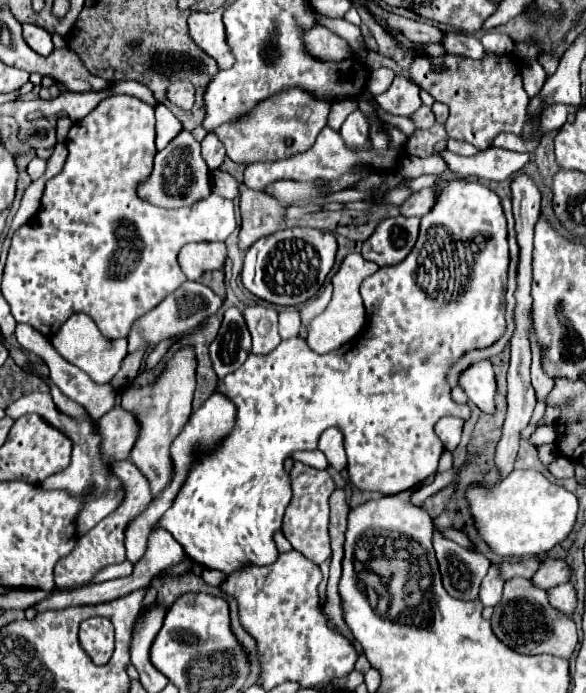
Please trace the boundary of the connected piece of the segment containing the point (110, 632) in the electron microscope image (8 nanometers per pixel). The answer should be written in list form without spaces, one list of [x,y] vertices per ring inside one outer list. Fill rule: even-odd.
[[[91,617],[80,623],[80,645],[96,665],[110,661],[114,651],[114,629],[107,618]]]

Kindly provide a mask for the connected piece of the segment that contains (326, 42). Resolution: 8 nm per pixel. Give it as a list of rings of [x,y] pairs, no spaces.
[[[326,27],[310,29],[304,35],[304,43],[306,43],[306,49],[310,51],[310,55],[316,59],[342,61],[348,55],[352,55],[352,49],[348,47],[348,43]]]

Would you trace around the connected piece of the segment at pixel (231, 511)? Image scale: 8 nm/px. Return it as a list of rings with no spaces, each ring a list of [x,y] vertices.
[[[456,179],[456,181],[436,181],[434,183],[436,189],[436,201],[434,207],[422,217],[420,221],[420,235],[418,241],[414,245],[414,249],[408,253],[408,257],[404,261],[400,261],[398,265],[392,267],[380,267],[376,271],[376,275],[368,277],[362,287],[362,299],[364,299],[364,307],[366,307],[366,327],[364,333],[360,333],[354,343],[346,343],[330,353],[318,355],[310,349],[306,349],[306,345],[302,345],[302,337],[292,337],[282,341],[274,351],[270,351],[268,355],[254,355],[250,353],[246,363],[230,373],[228,377],[218,381],[218,391],[224,393],[238,409],[236,413],[236,427],[234,431],[224,439],[222,447],[214,453],[210,453],[208,457],[204,457],[202,463],[198,463],[188,481],[184,483],[184,487],[180,489],[176,501],[172,503],[172,507],[168,509],[168,513],[164,513],[164,517],[156,523],[156,527],[164,527],[168,529],[176,541],[184,547],[186,555],[194,561],[200,563],[208,569],[218,569],[222,573],[232,573],[234,569],[252,563],[252,565],[270,565],[276,561],[278,557],[278,549],[276,543],[272,539],[272,535],[282,527],[282,519],[284,519],[284,511],[288,507],[288,503],[292,501],[292,487],[288,483],[288,475],[284,473],[284,459],[292,457],[294,451],[312,451],[318,445],[318,437],[322,435],[324,429],[328,427],[336,427],[342,431],[344,435],[344,449],[346,449],[346,457],[348,457],[348,477],[350,483],[354,487],[358,487],[360,491],[378,491],[382,495],[396,495],[402,493],[406,489],[412,489],[416,485],[420,485],[428,475],[432,475],[438,467],[438,459],[442,453],[442,441],[438,439],[438,435],[434,433],[434,425],[440,417],[444,415],[456,415],[462,419],[468,419],[470,415],[470,407],[468,405],[458,405],[450,399],[450,387],[444,379],[446,369],[450,367],[450,363],[454,359],[458,359],[462,353],[466,353],[468,349],[484,349],[490,347],[494,341],[498,341],[504,333],[504,291],[506,291],[506,271],[508,271],[508,241],[506,241],[506,217],[500,205],[500,197],[488,189],[482,183],[474,183],[468,179]]]

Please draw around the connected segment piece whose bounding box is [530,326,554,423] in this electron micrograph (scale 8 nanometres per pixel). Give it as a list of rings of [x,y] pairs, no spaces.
[[[534,327],[530,330],[530,347],[532,351],[532,363],[531,363],[531,383],[536,392],[536,409],[534,409],[534,415],[532,415],[532,421],[530,423],[538,423],[544,415],[544,409],[546,409],[546,398],[554,387],[554,380],[546,375],[541,368],[541,357],[538,344],[536,343],[536,334]]]

